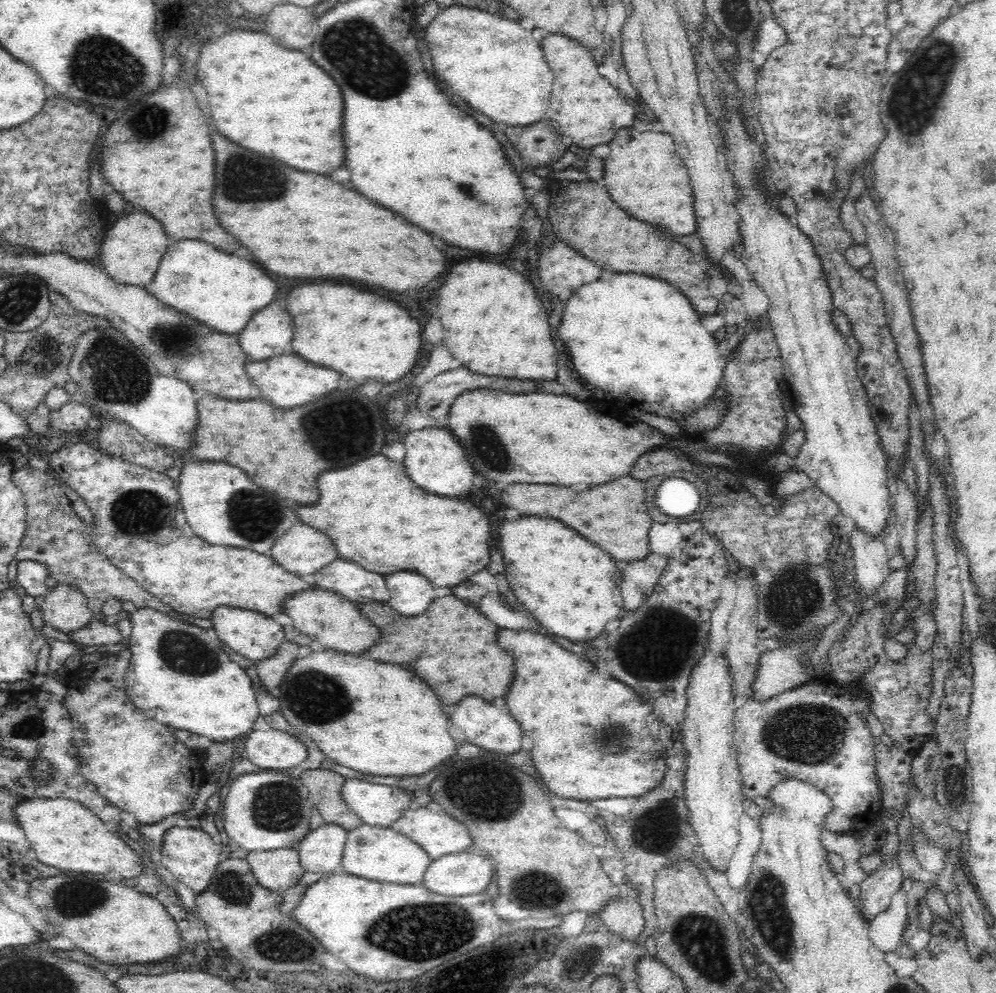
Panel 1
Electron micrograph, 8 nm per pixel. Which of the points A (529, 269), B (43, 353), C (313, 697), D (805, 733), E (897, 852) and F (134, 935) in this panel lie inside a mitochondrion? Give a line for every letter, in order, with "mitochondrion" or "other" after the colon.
A: other
B: mitochondrion
C: mitochondrion
D: mitochondrion
E: other
F: other

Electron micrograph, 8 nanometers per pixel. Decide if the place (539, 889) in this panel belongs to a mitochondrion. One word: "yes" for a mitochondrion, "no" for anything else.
yes

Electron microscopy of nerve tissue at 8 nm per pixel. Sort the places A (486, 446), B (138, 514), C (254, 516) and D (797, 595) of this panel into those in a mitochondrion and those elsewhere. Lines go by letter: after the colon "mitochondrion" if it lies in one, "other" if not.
A: mitochondrion
B: mitochondrion
C: mitochondrion
D: mitochondrion

